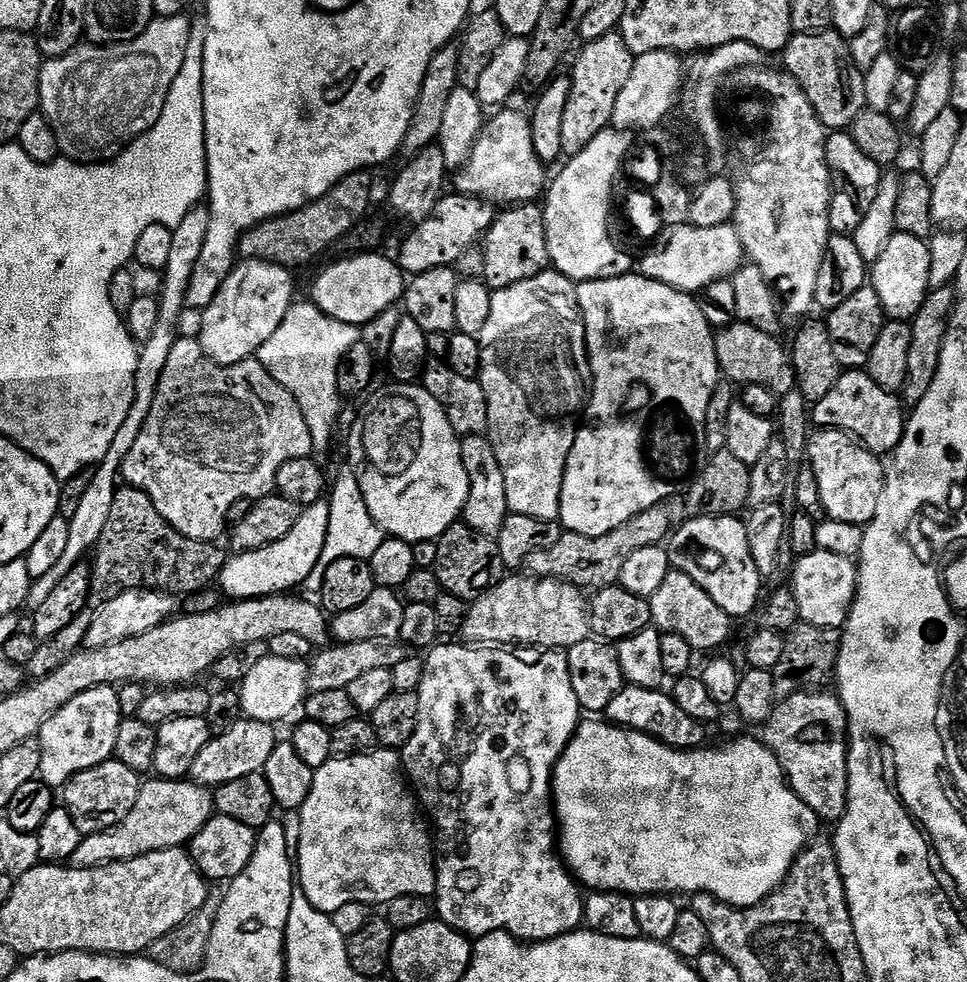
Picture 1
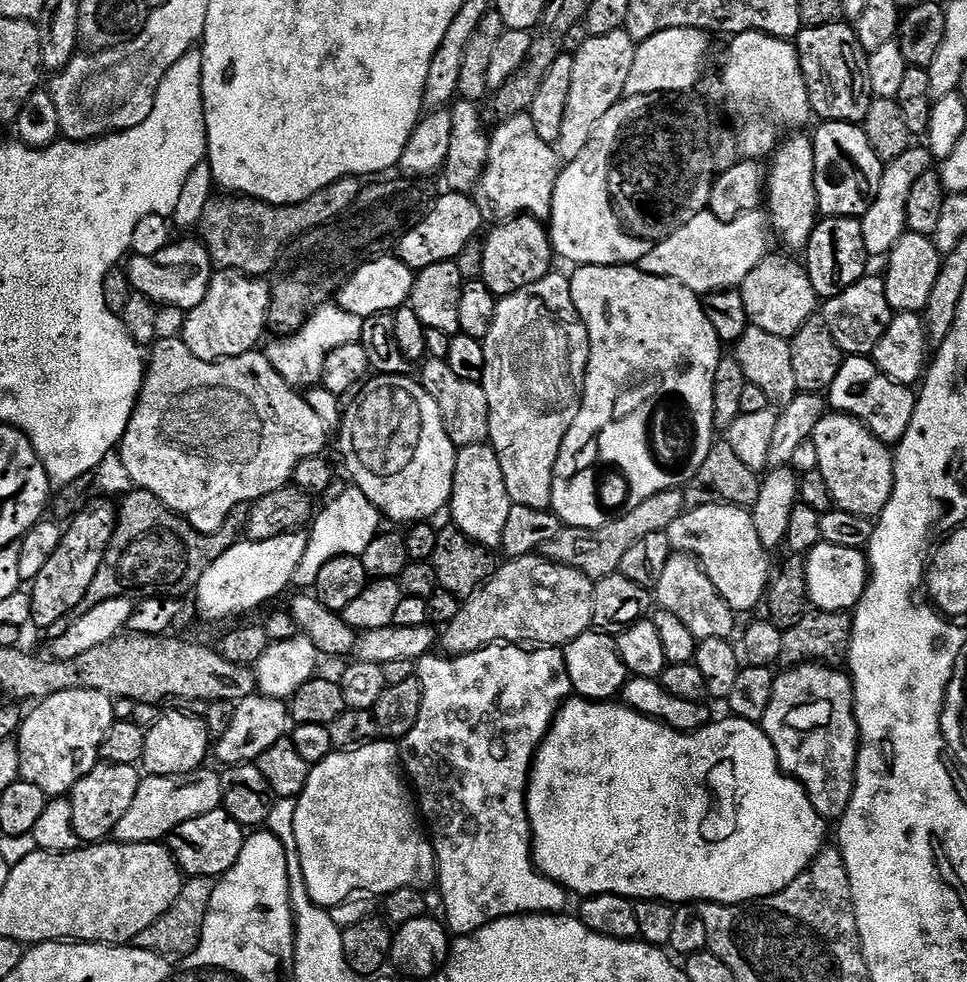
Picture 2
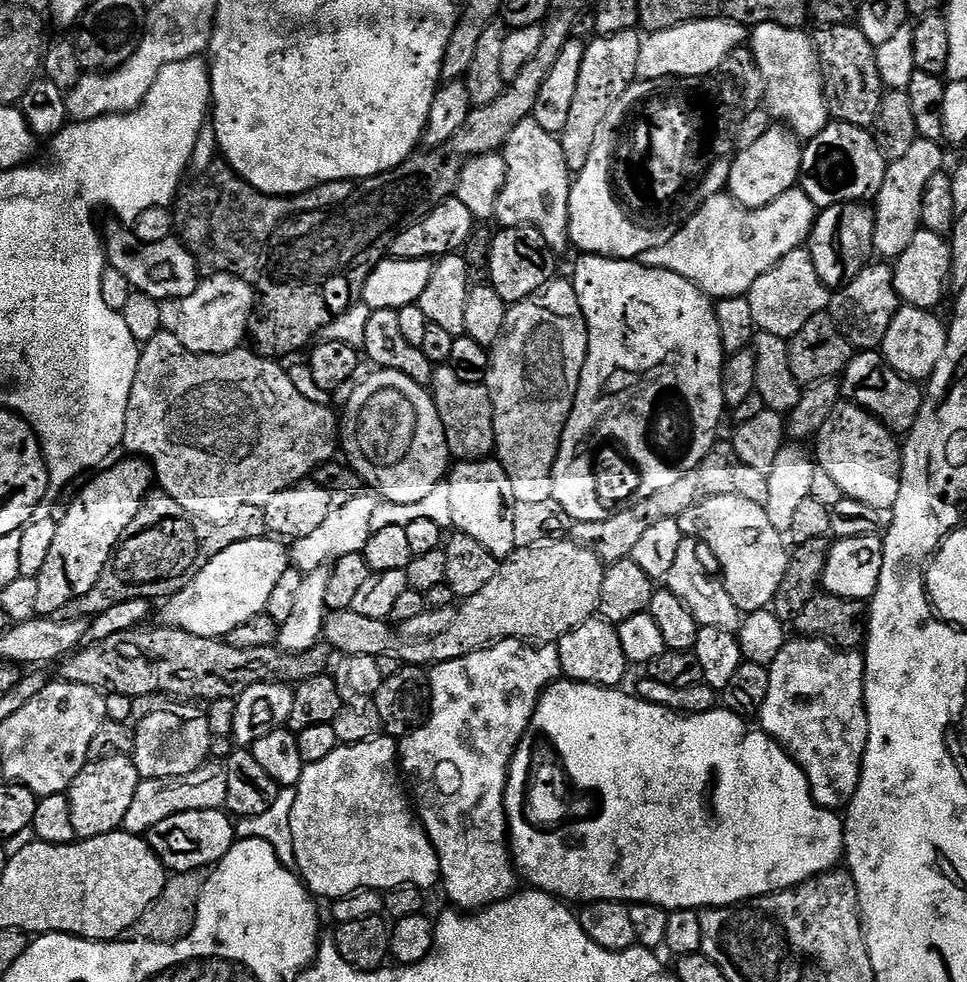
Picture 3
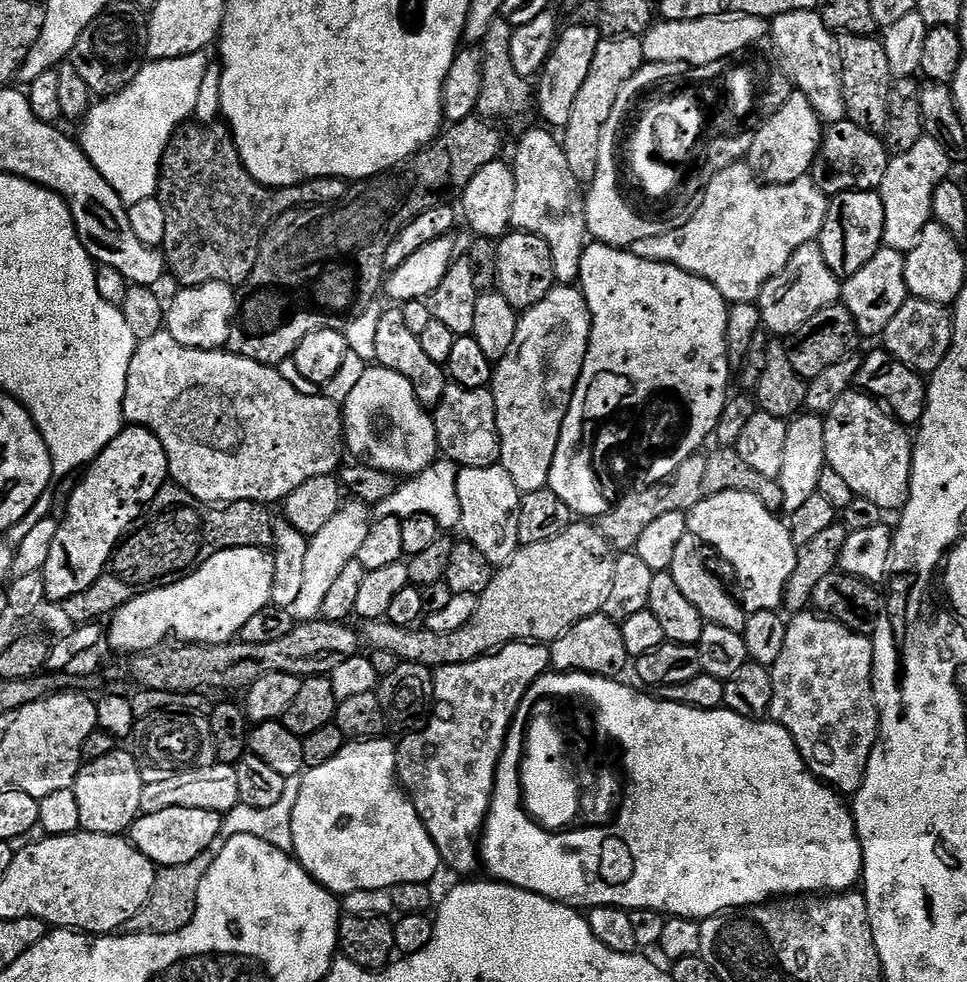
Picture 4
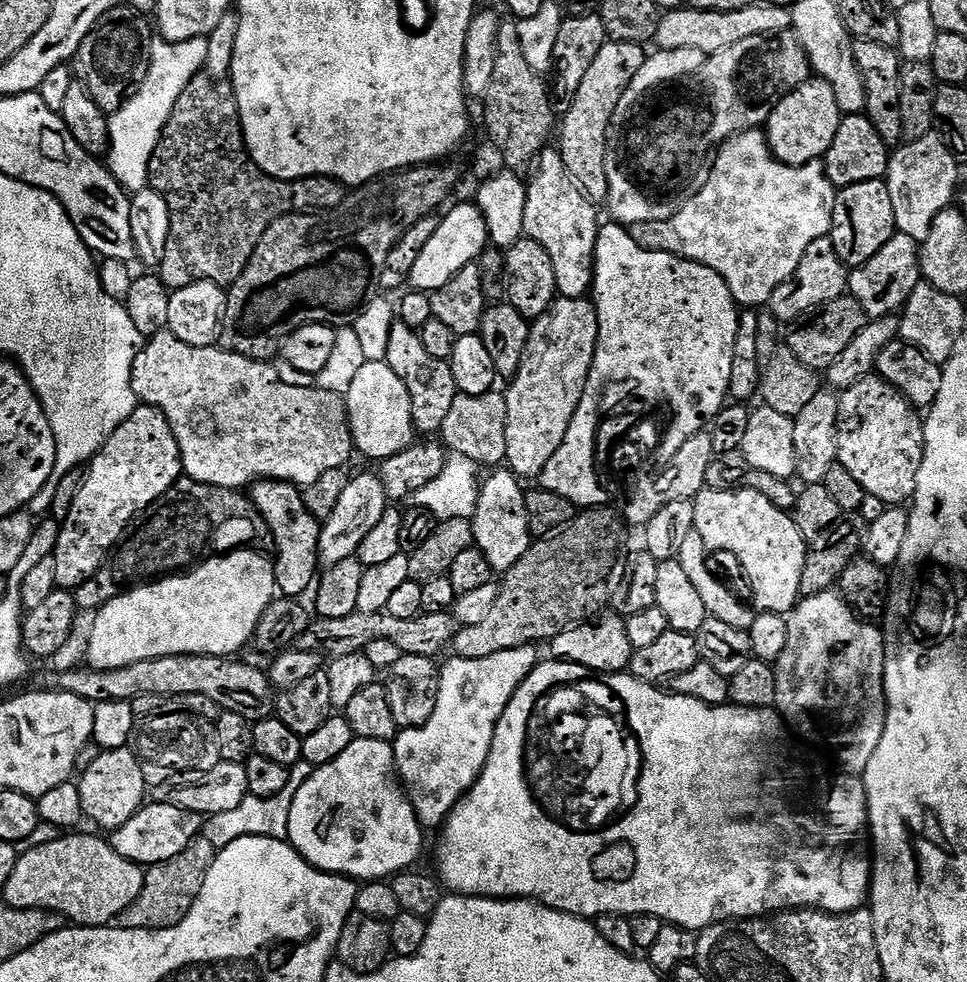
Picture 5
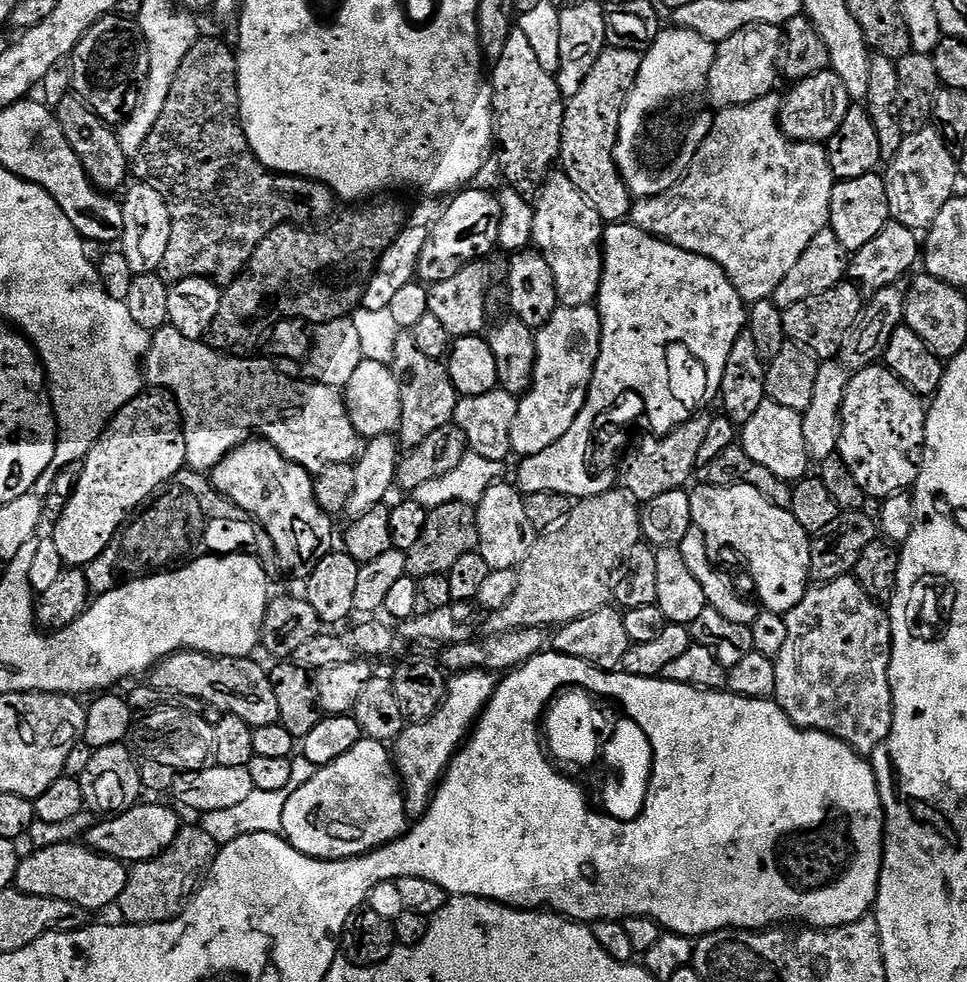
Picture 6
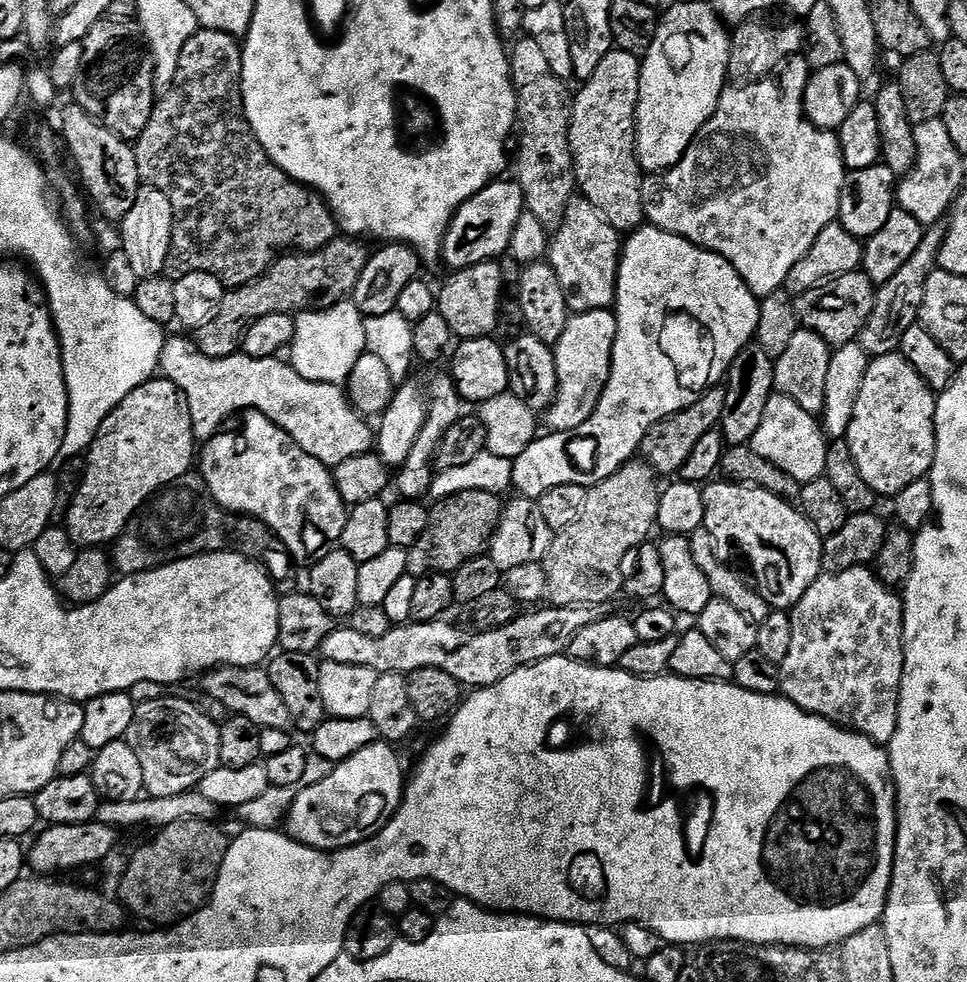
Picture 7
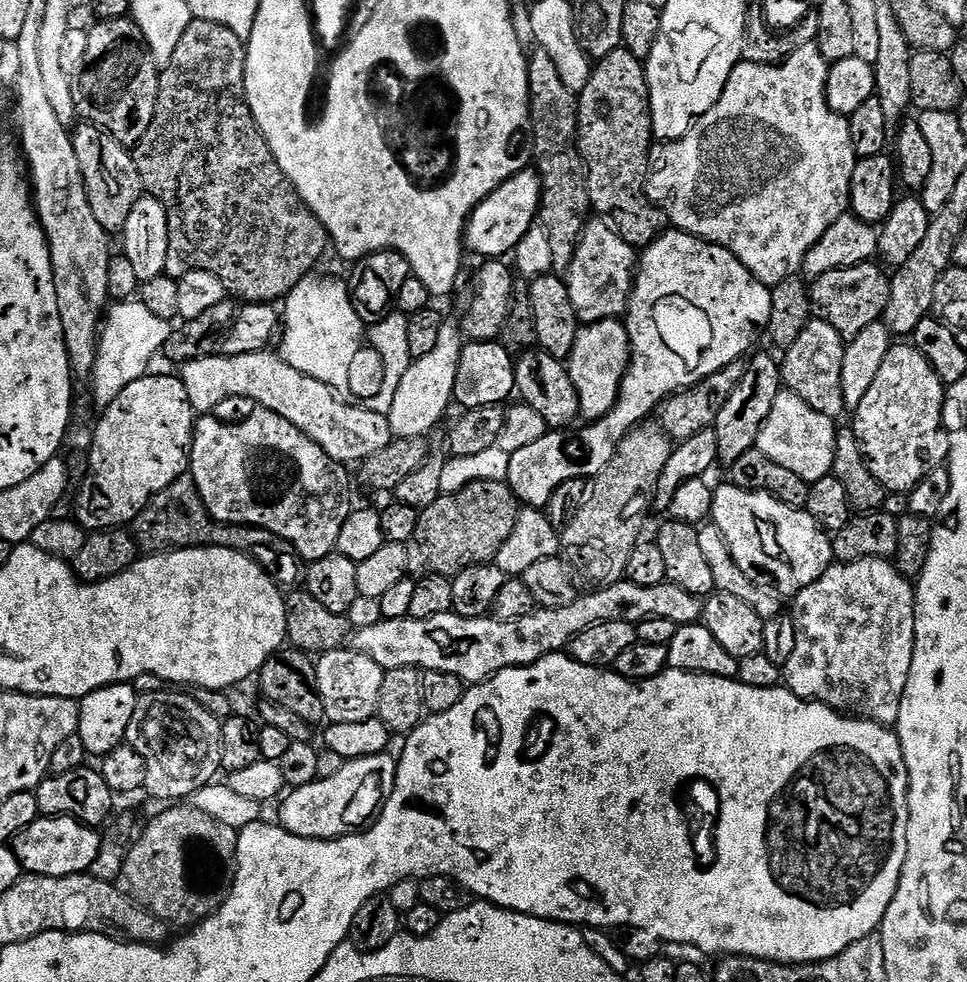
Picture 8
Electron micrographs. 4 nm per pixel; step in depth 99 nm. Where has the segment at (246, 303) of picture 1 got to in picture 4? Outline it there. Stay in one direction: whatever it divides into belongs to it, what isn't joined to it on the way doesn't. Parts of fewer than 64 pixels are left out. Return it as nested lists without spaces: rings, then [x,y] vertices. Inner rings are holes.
[[[206,282],[193,288],[180,288],[177,293],[166,304],[166,331],[172,335],[174,342],[211,352],[223,349],[230,338],[232,321],[236,319],[237,289],[222,282]]]

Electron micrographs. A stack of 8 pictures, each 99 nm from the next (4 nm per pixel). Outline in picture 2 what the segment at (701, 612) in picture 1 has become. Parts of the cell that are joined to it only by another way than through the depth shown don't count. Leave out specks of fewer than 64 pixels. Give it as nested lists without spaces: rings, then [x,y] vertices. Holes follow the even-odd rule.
[[[673,552],[666,562],[666,570],[662,570],[662,578],[654,586],[654,600],[663,611],[674,614],[690,634],[696,636],[697,641],[706,638],[729,639],[736,628],[737,613],[718,594],[714,582],[704,569],[700,567],[700,561],[695,556],[689,556],[687,552]]]

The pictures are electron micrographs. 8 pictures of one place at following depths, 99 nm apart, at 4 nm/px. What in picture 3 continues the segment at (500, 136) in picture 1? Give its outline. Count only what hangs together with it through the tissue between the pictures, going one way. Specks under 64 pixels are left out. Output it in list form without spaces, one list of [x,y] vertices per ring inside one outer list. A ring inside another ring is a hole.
[[[534,119],[523,120],[514,126],[510,138],[504,143],[502,155],[506,164],[506,180],[502,186],[502,194],[498,194],[495,223],[500,228],[518,228],[531,226],[549,238],[563,237],[568,230],[568,202],[574,179],[559,139],[553,133],[542,130]]]

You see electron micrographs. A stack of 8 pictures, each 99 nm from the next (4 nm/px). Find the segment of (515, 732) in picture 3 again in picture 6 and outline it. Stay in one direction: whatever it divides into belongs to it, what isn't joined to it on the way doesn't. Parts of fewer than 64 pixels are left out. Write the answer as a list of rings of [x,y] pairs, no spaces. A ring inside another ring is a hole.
[[[473,670],[455,673],[449,679],[448,695],[436,715],[431,716],[425,724],[408,724],[404,733],[395,740],[394,767],[402,781],[404,809],[408,811],[409,817],[419,818],[426,814],[428,803],[443,780],[444,773],[488,707],[497,685],[497,677],[491,672]]]

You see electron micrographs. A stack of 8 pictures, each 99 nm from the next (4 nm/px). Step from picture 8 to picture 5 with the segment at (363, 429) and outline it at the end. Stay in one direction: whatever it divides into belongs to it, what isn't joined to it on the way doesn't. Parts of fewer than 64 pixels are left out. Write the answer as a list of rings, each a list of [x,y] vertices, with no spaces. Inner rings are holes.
[[[167,330],[151,337],[141,348],[138,358],[134,358],[132,389],[141,405],[157,408],[170,422],[170,426],[174,430],[174,438],[178,442],[183,475],[187,479],[209,484],[211,488],[244,490],[255,484],[257,480],[285,480],[288,484],[307,486],[318,482],[318,478],[322,478],[322,474],[326,474],[326,470],[344,468],[347,465],[347,460],[354,456],[352,431],[348,425],[348,405],[341,393],[322,390],[317,387],[292,386],[278,378],[271,363],[262,360],[251,360],[233,352],[226,352],[219,346],[195,348],[186,342],[182,342],[174,333]]]

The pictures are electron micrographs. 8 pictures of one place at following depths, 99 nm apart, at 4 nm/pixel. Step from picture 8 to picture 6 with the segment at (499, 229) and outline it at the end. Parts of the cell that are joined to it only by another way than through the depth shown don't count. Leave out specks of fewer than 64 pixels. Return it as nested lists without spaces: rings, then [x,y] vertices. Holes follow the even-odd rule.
[[[477,186],[461,190],[447,201],[448,209],[436,225],[431,225],[426,246],[422,246],[419,279],[431,286],[446,278],[454,278],[458,270],[476,260],[491,257],[498,248],[498,228],[502,226],[502,206],[495,195],[483,192]]]

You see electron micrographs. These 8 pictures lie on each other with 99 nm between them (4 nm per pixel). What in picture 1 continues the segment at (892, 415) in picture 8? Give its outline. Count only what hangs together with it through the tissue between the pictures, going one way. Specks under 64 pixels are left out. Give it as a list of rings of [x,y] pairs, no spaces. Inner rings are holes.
[[[839,430],[813,431],[806,456],[818,478],[818,490],[822,494],[827,519],[861,526],[870,523],[878,510],[886,483],[886,468],[881,457],[875,456],[859,440]]]

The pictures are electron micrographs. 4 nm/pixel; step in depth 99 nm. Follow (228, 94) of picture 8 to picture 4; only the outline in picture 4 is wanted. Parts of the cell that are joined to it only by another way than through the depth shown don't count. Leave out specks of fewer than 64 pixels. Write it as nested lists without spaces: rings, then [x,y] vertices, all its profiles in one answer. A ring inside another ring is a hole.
[[[192,122],[181,127],[169,142],[164,160],[160,163],[158,199],[166,210],[166,238],[162,251],[167,271],[177,280],[180,288],[193,288],[206,282],[243,286],[254,270],[260,241],[268,225],[277,216],[295,209],[292,208],[295,204],[312,206],[308,204],[318,203],[320,187],[319,183],[305,182],[295,188],[265,188],[244,168],[227,123]]]

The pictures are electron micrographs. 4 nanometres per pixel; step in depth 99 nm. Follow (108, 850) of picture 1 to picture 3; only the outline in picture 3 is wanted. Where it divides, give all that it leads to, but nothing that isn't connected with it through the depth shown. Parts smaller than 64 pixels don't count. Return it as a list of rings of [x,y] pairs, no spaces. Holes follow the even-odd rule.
[[[209,762],[190,774],[175,776],[169,780],[141,779],[134,794],[134,802],[130,802],[130,810],[126,810],[122,828],[125,832],[131,832],[133,836],[144,836],[151,832],[154,826],[158,826],[158,822],[174,818],[174,814],[220,810],[225,807],[226,802],[227,767],[220,762]]]

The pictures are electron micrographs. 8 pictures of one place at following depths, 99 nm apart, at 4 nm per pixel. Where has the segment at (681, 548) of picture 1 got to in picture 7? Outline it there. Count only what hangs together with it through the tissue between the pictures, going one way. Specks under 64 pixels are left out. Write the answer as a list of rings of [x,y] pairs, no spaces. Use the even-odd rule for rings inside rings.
[[[712,482],[704,488],[704,527],[707,528],[713,541],[721,542],[725,540],[728,544],[733,544],[734,547],[740,548],[742,555],[748,559],[748,564],[752,567],[752,572],[756,575],[755,583],[758,585],[758,591],[764,595],[766,602],[773,610],[791,610],[795,608],[796,603],[802,598],[802,594],[806,594],[806,590],[813,582],[822,575],[822,565],[824,564],[824,545],[822,537],[814,530],[814,526],[809,520],[804,517],[804,513],[799,507],[793,506],[789,501],[782,499],[781,496],[770,494],[761,488],[754,488],[746,484],[733,484],[731,482]]]

